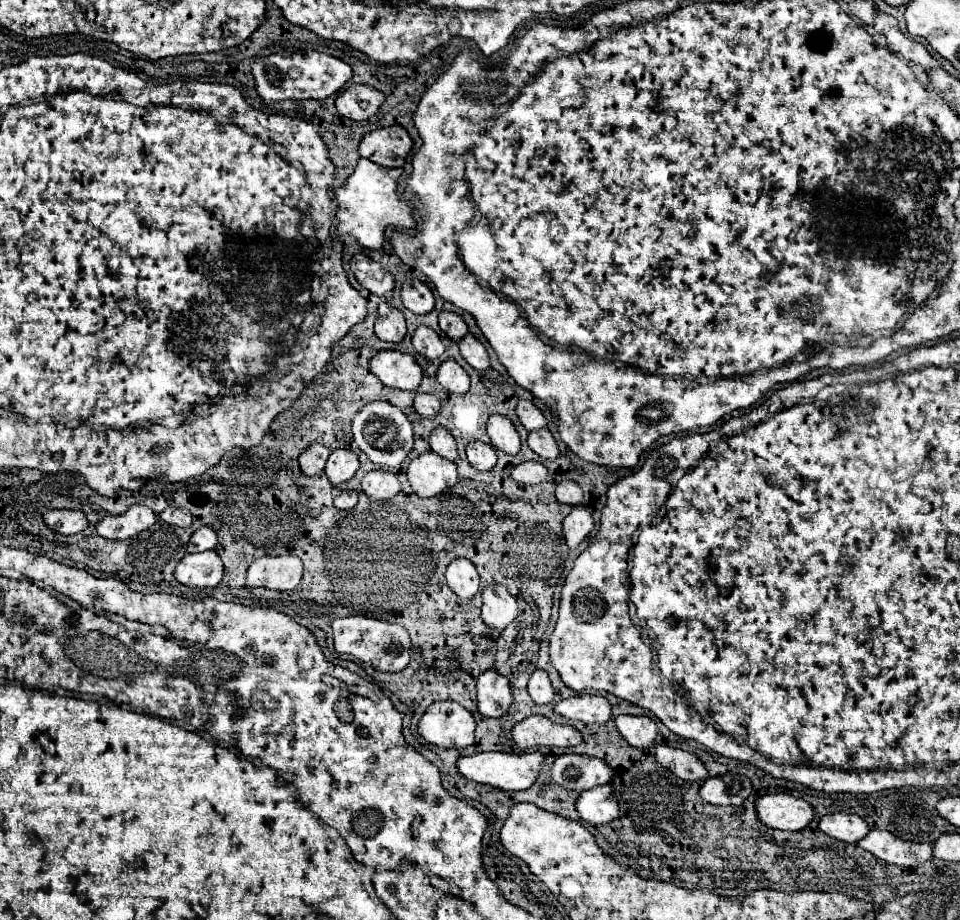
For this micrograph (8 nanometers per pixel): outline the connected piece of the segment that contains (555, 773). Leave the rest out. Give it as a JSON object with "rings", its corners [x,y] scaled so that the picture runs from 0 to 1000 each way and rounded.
{"rings":[[[583,820],[573,837],[573,848],[590,859],[608,861],[625,852],[633,852],[638,837],[625,824],[602,820]]]}

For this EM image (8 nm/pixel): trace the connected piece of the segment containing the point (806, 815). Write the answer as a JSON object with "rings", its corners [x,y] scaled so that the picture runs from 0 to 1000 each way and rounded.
{"rings":[[[798,863],[788,870],[788,885],[794,896],[808,902],[835,902],[846,891],[848,883],[840,870],[823,863]]]}

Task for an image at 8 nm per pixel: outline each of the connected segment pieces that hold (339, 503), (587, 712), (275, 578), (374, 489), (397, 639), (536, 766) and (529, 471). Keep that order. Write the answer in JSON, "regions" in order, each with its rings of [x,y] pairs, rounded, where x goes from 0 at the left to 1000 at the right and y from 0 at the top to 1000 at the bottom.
{"regions":[[[[350,535],[350,541],[348,541],[348,550],[354,552],[354,554],[367,554],[373,546],[373,537],[371,535]]],[[[610,754],[610,757],[598,757],[590,759],[577,765],[577,774],[604,785],[623,785],[629,787],[638,780],[638,770],[629,757]]],[[[273,604],[258,617],[256,633],[263,639],[306,641],[315,628],[315,609],[310,604]]],[[[390,511],[377,520],[377,535],[385,541],[406,543],[408,539],[413,539],[417,535],[417,522],[408,513]]],[[[360,670],[346,676],[348,704],[354,711],[367,711],[379,722],[396,730],[417,730],[427,720],[427,693],[417,678],[406,678],[398,674],[388,674],[381,670]]],[[[498,817],[477,824],[475,833],[479,841],[498,852],[510,852],[521,859],[548,859],[558,850],[567,822],[554,820],[529,820],[529,817]]],[[[546,502],[546,504],[540,504],[535,511],[533,511],[533,520],[542,526],[565,526],[571,522],[571,511],[567,504],[563,502]]]]}

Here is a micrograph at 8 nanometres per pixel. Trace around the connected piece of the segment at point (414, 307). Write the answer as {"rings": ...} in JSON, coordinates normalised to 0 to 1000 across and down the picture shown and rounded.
{"rings":[[[427,302],[419,309],[419,330],[431,341],[446,341],[452,337],[452,320],[440,304]]]}

